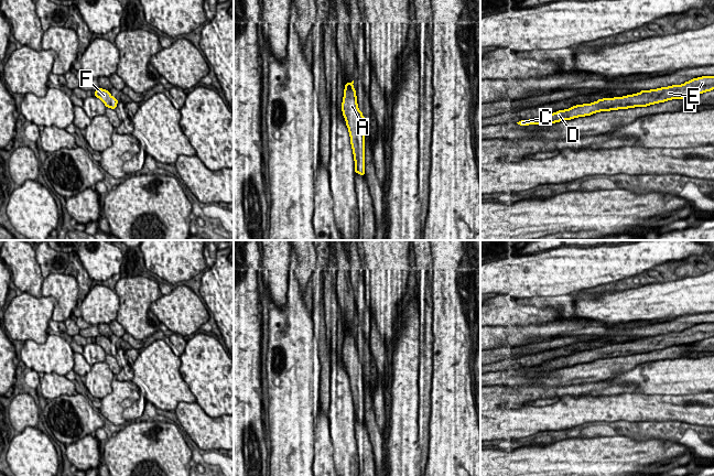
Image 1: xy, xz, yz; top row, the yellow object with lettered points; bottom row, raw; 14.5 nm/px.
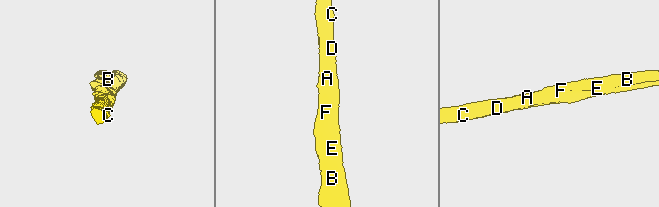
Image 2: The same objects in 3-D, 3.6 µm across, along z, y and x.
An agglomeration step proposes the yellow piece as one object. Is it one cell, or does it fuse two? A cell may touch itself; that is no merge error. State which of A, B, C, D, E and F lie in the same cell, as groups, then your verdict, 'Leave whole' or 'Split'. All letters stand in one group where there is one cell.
Groups: A B C D E F. Leave whole

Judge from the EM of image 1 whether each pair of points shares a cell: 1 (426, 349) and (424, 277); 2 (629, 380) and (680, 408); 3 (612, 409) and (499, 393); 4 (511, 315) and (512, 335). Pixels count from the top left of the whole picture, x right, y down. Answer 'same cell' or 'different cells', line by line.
1: same cell
2: different cells
3: same cell
4: different cells

